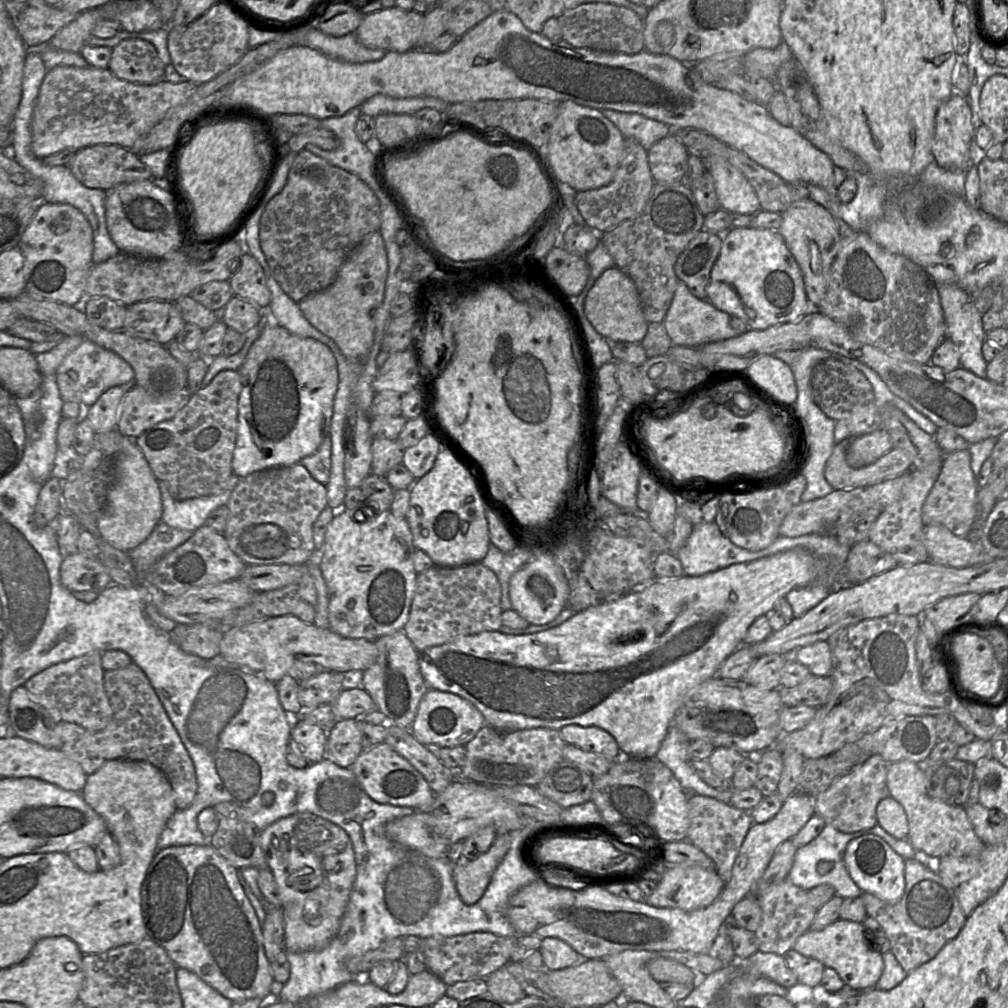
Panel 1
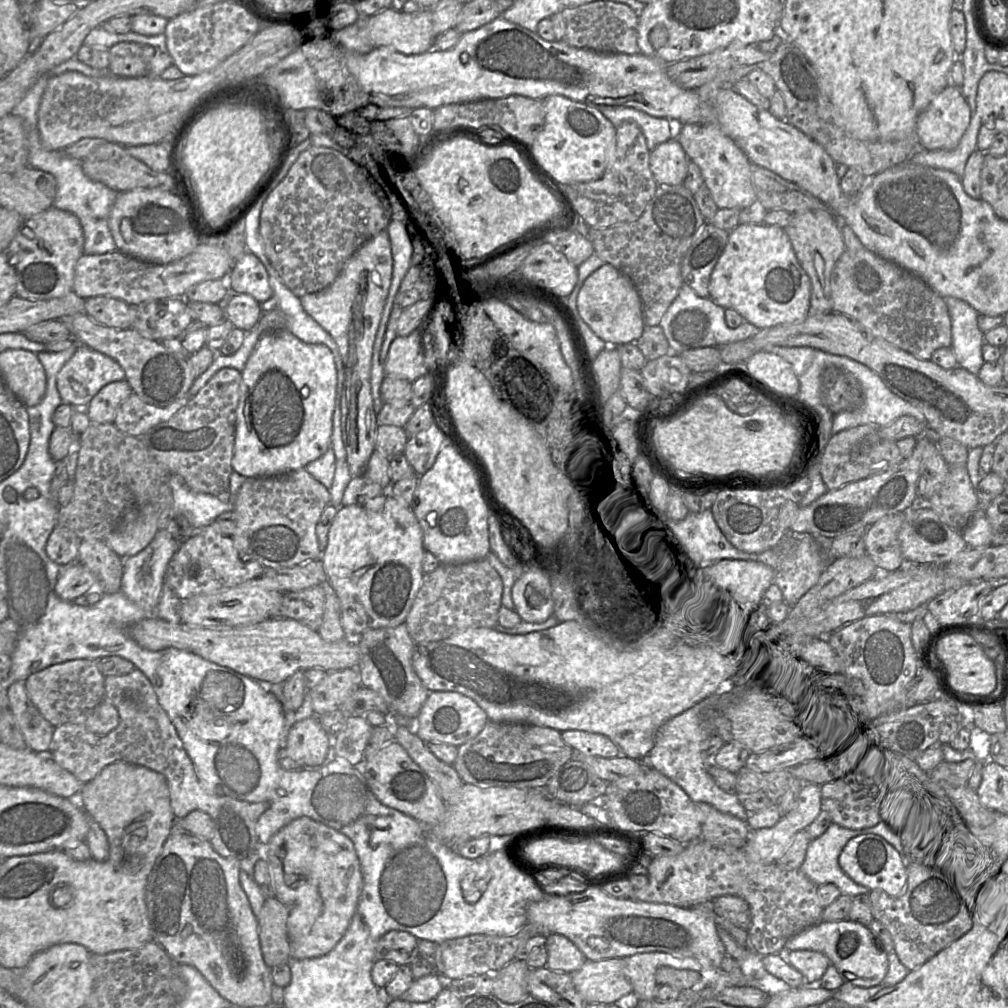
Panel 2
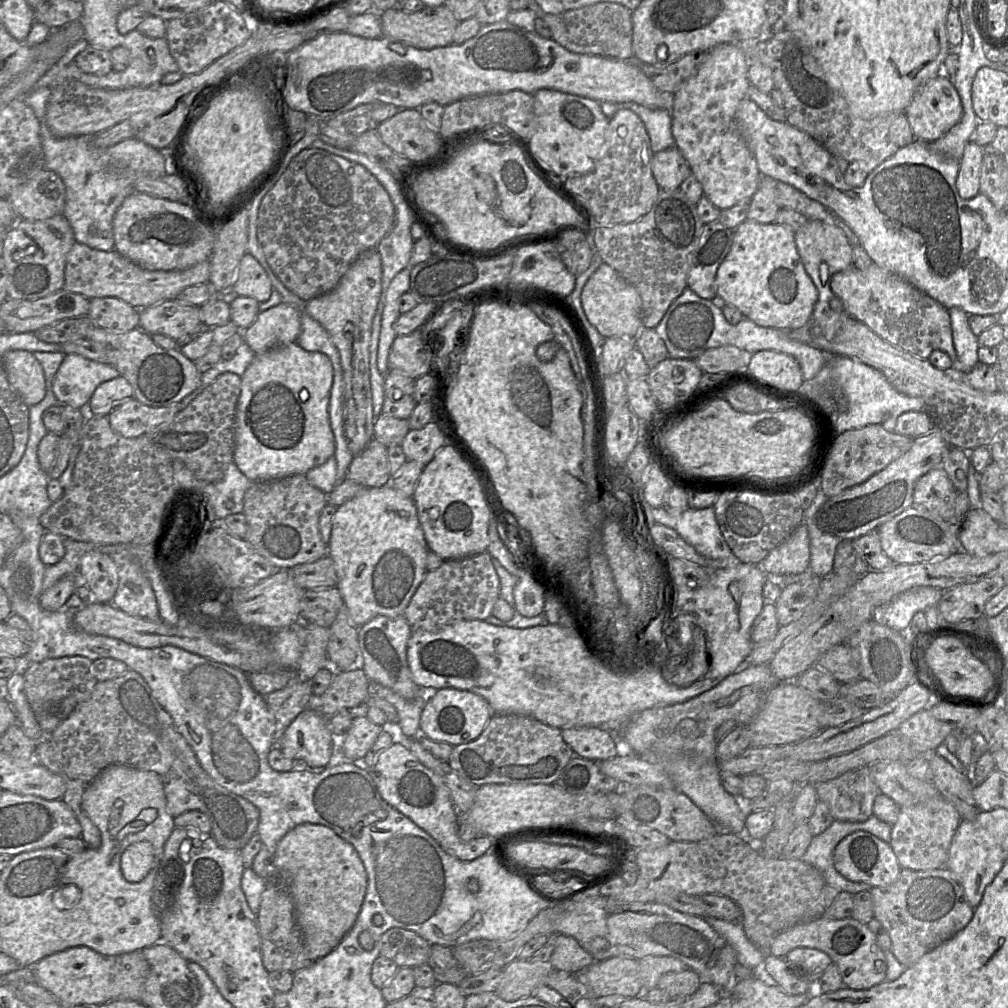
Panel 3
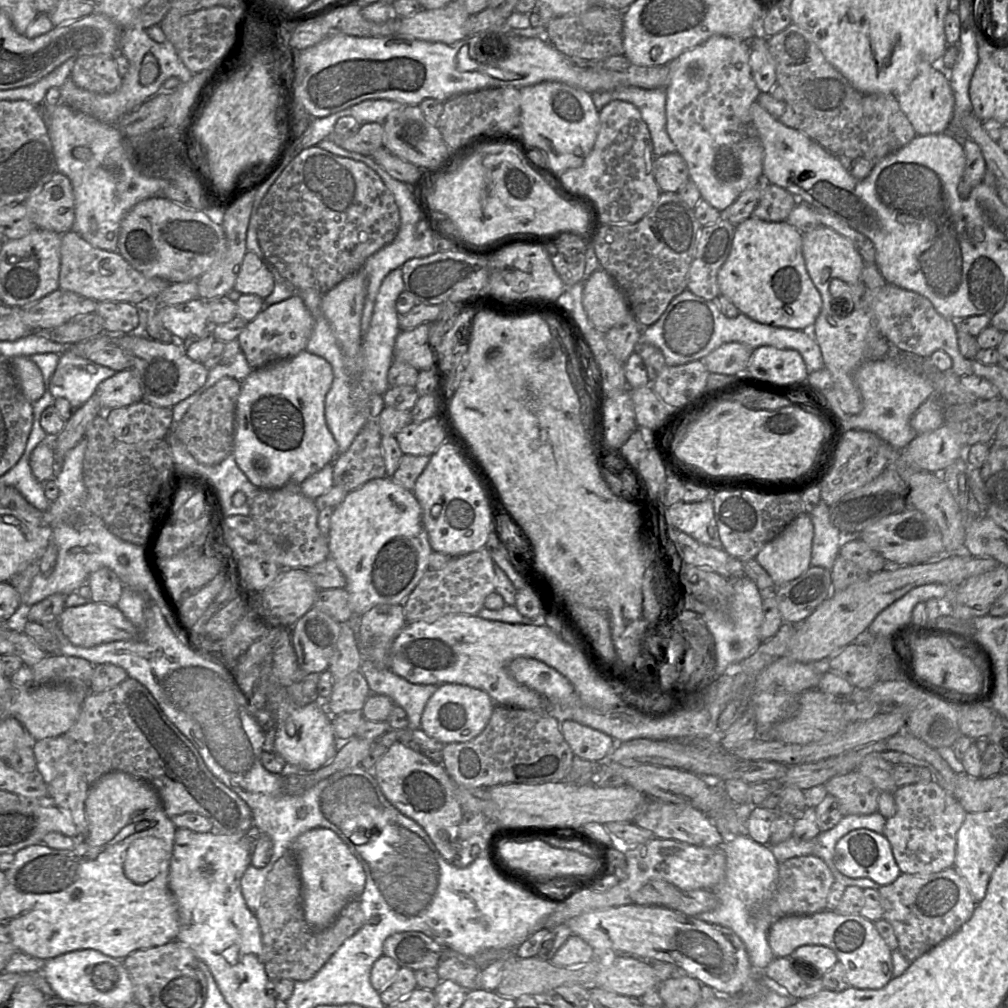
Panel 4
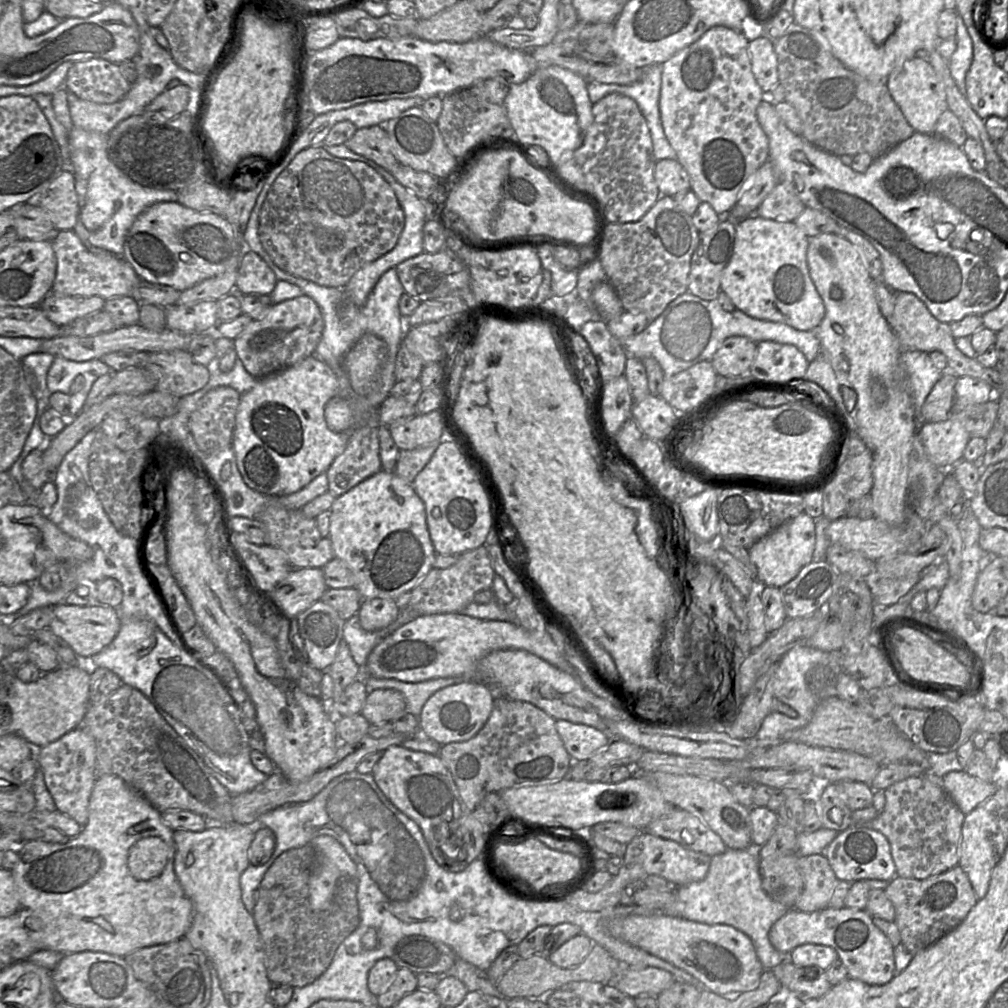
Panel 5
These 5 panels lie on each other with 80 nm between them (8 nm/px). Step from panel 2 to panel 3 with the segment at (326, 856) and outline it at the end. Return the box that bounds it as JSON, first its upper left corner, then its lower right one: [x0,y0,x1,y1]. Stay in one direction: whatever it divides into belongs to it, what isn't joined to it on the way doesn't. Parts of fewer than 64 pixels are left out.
[272,823,367,962]

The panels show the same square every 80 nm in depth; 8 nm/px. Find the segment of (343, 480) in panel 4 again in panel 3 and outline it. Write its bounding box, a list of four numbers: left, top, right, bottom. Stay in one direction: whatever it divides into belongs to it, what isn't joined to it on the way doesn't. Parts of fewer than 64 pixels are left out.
[345,438,390,487]

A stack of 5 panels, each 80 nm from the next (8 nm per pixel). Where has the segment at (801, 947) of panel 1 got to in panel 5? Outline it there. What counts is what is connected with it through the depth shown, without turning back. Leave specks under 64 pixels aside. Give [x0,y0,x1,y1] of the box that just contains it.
[769,907,896,985]

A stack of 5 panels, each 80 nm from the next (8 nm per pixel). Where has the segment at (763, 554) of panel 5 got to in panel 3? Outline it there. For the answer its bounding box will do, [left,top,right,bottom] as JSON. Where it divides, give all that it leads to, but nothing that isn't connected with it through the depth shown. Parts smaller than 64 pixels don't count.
[761,523,809,576]

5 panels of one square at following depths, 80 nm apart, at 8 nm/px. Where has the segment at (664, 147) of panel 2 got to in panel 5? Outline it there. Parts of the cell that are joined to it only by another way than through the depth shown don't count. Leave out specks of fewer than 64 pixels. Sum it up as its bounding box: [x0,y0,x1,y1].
[654,160,690,197]

